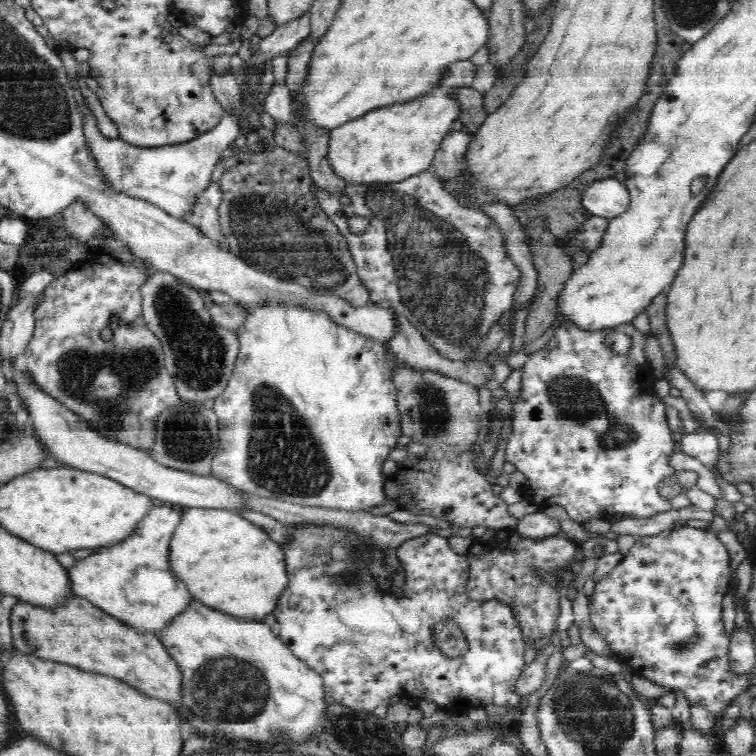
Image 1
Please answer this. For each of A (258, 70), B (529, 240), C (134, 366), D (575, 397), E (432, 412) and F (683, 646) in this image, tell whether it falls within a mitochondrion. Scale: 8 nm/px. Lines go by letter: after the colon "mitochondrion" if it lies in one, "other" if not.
A: other
B: other
C: mitochondrion
D: mitochondrion
E: mitochondrion
F: mitochondrion

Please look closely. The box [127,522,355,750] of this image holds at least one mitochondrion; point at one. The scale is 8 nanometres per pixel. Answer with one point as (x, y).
(225, 687)

